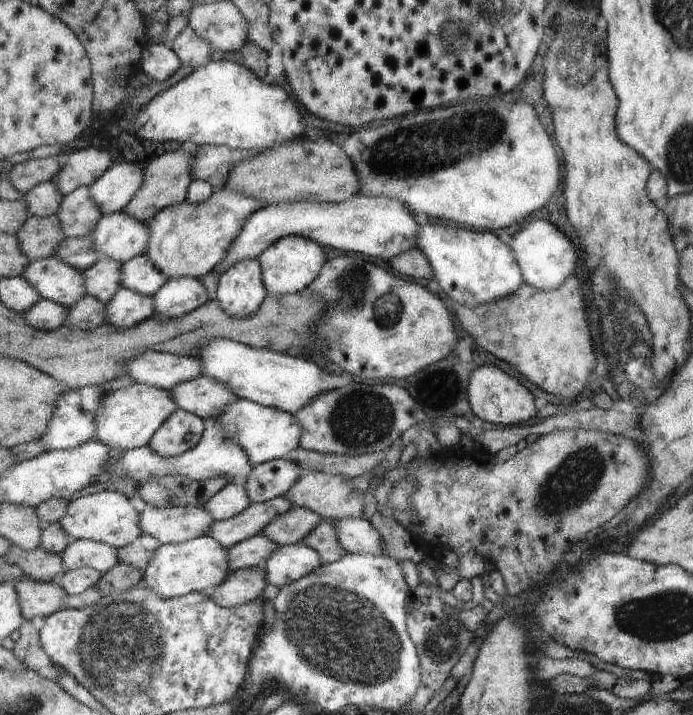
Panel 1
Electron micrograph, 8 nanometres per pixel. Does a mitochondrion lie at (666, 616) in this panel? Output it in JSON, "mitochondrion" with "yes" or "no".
{"mitochondrion":"yes"}

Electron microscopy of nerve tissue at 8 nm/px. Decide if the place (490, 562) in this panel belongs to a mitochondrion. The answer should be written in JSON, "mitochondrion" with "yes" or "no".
{"mitochondrion":"no"}

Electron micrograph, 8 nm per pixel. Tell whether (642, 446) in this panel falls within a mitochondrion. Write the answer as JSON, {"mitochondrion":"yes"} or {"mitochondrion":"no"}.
{"mitochondrion":"no"}

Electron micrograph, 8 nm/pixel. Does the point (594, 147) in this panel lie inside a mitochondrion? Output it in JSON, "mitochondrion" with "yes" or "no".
{"mitochondrion":"no"}

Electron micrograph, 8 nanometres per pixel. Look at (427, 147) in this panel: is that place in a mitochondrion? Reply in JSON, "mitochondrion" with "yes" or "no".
{"mitochondrion":"yes"}

